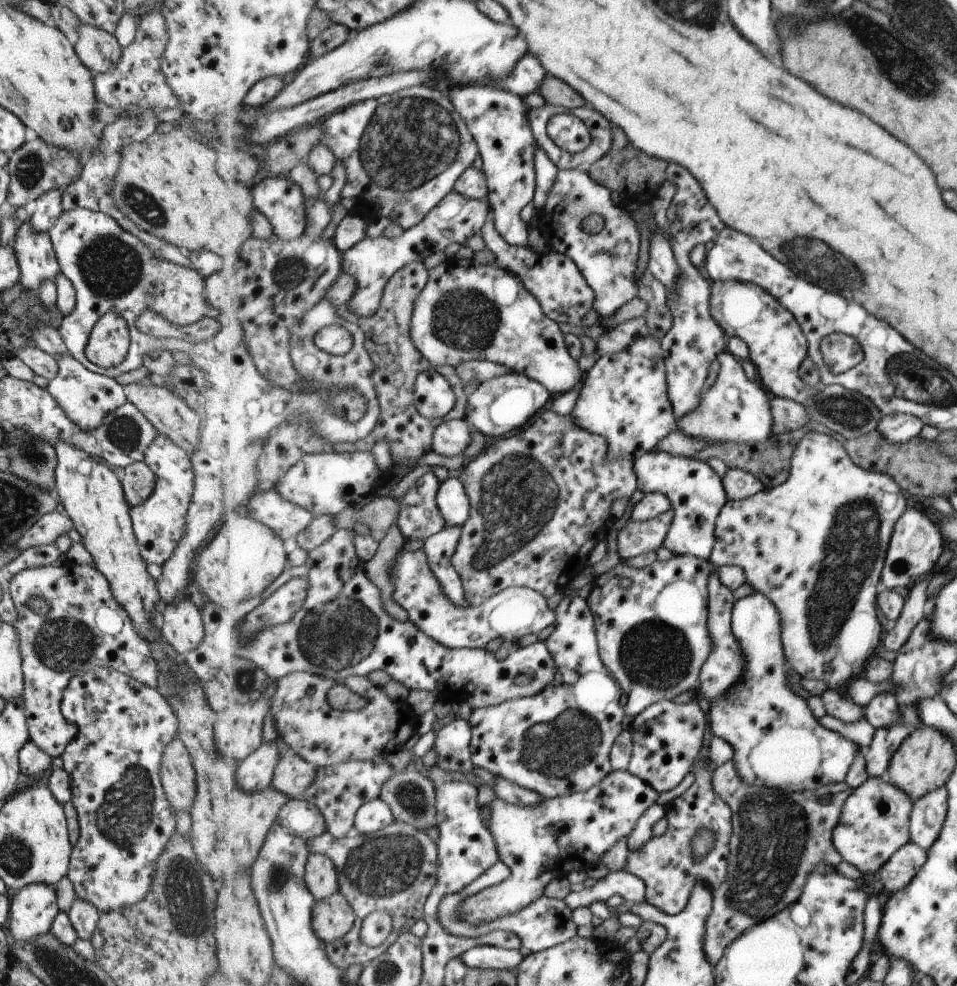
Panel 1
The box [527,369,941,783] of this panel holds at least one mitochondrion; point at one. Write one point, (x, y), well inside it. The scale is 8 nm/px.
(853, 544)

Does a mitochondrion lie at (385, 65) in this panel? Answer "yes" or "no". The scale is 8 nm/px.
yes

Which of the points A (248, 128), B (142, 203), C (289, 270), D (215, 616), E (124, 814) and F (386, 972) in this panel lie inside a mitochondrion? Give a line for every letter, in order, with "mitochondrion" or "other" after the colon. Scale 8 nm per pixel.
A: other
B: mitochondrion
C: mitochondrion
D: other
E: mitochondrion
F: mitochondrion

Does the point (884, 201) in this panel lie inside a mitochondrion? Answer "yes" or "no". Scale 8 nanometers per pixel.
no

